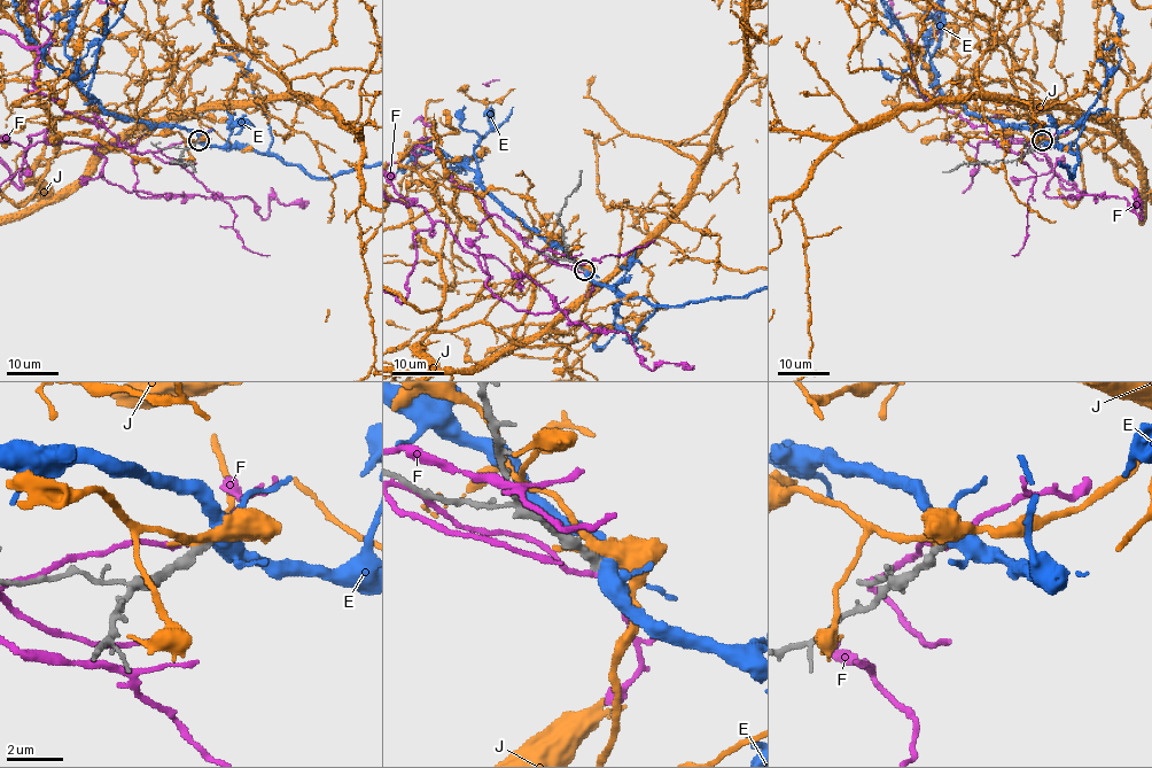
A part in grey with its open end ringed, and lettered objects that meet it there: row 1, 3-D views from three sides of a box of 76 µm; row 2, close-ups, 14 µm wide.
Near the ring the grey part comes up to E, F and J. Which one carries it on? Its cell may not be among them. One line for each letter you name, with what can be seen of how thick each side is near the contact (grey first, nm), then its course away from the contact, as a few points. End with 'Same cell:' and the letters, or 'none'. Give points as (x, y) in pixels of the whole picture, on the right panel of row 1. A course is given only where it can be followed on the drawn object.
Same cell: none

